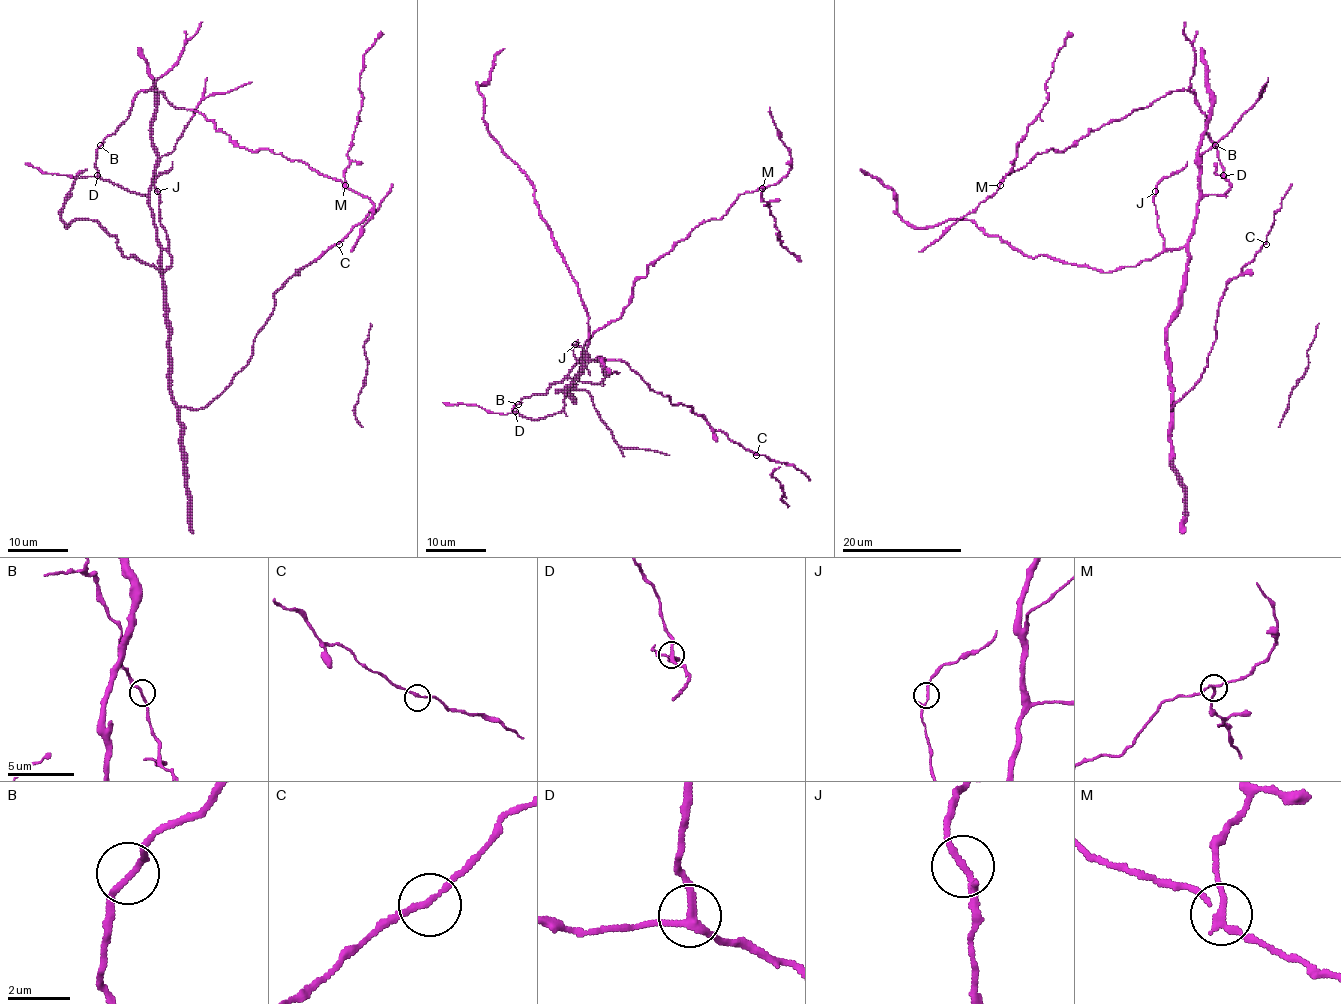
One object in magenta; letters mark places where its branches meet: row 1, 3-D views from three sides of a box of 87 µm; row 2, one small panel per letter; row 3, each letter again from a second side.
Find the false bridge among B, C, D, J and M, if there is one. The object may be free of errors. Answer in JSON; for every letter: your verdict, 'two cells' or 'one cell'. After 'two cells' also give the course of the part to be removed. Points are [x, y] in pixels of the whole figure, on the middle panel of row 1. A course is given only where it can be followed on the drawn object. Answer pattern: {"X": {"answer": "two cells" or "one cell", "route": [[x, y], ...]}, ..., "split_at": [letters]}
{"B": {"answer": "one cell"}, "C": {"answer": "one cell"}, "D": {"answer": "one cell"}, "J": {"answer": "one cell"}, "M": {"answer": "two cells", "route": [[762, 188], [762, 198], [782, 245], [801, 261]]}, "split_at": ["M"]}

